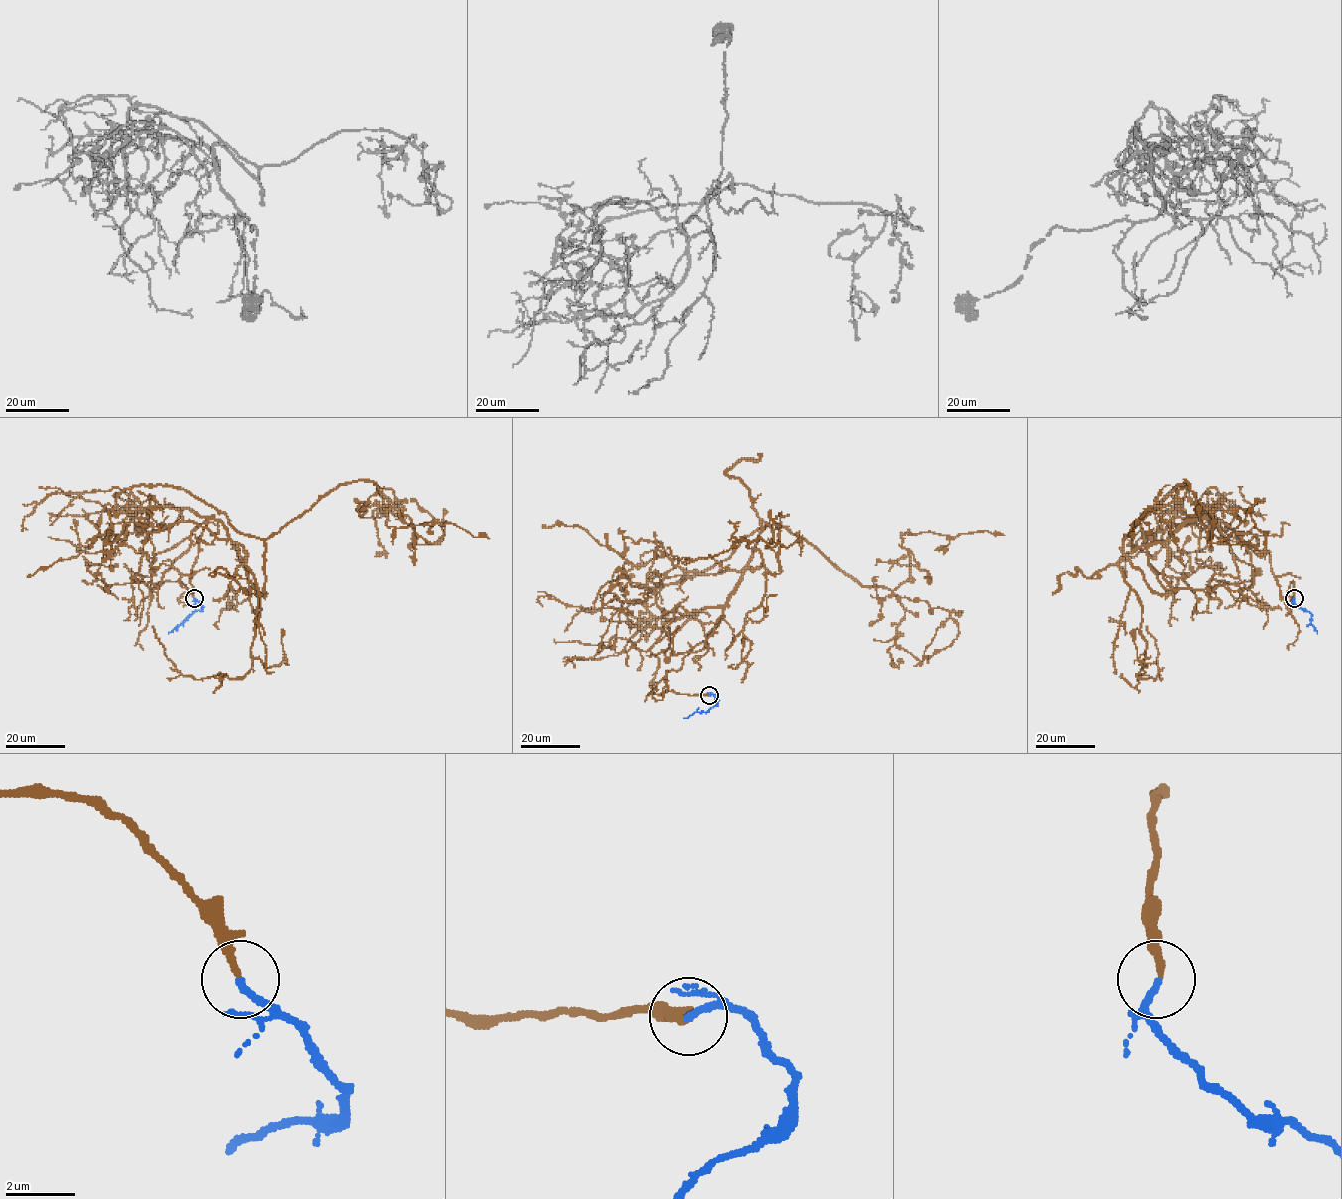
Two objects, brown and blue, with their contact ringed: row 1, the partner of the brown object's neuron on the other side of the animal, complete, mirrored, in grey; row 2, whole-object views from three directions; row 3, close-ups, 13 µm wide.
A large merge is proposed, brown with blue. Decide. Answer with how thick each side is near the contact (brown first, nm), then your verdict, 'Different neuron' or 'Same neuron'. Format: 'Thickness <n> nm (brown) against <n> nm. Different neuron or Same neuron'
Thickness 190 nm (brown) against 200 nm. Same neuron

